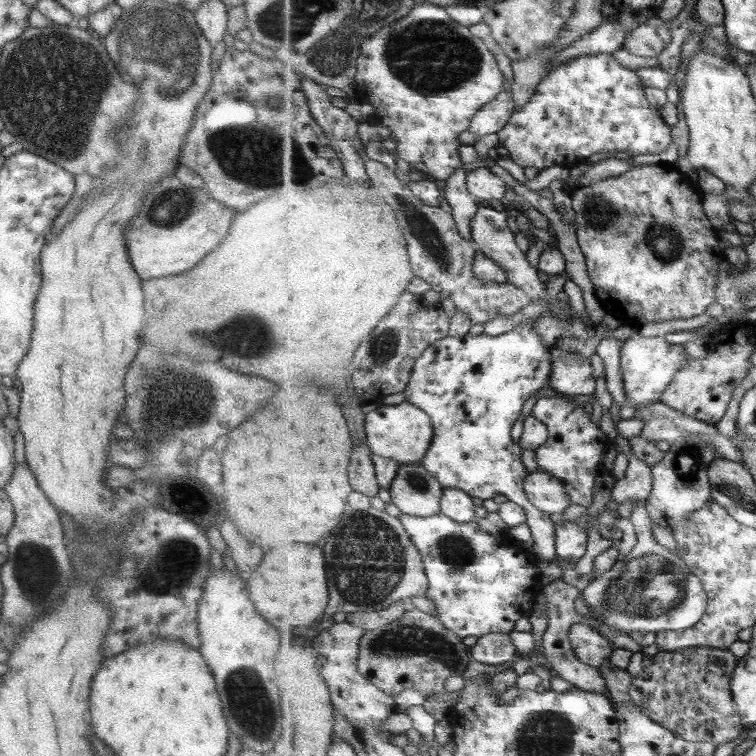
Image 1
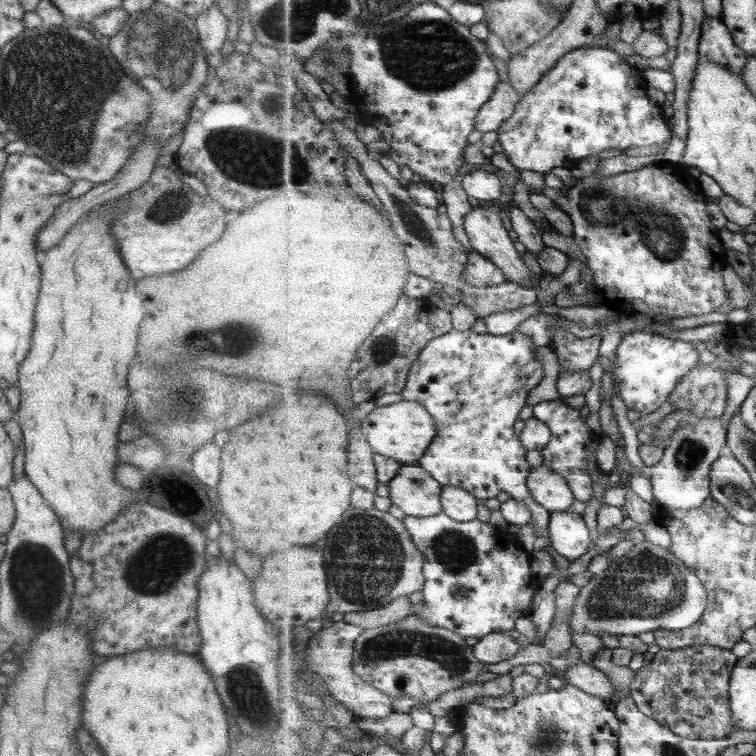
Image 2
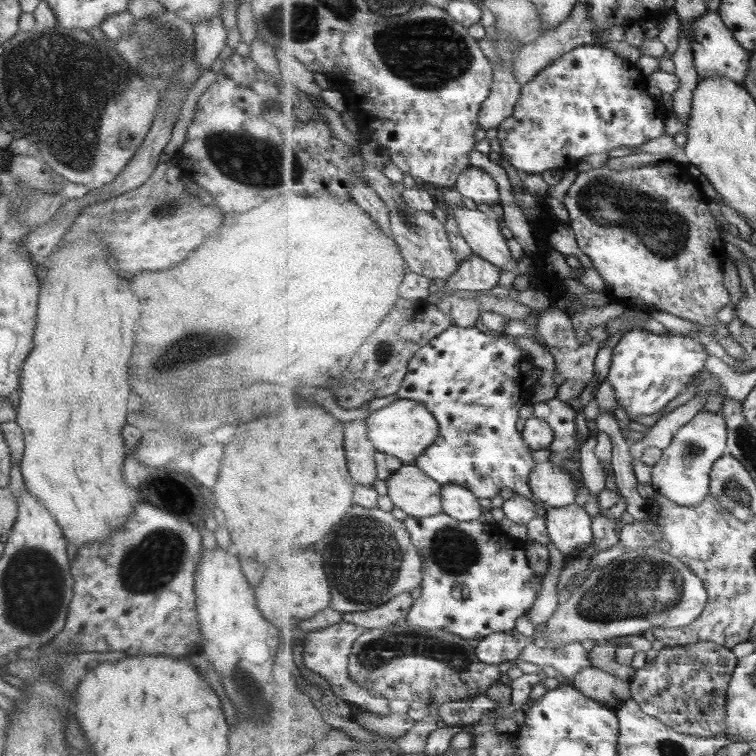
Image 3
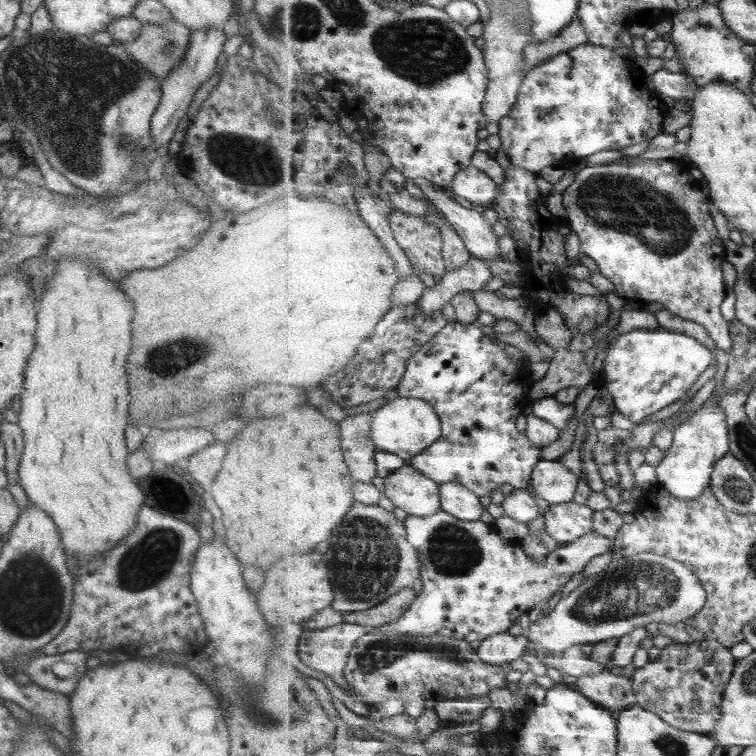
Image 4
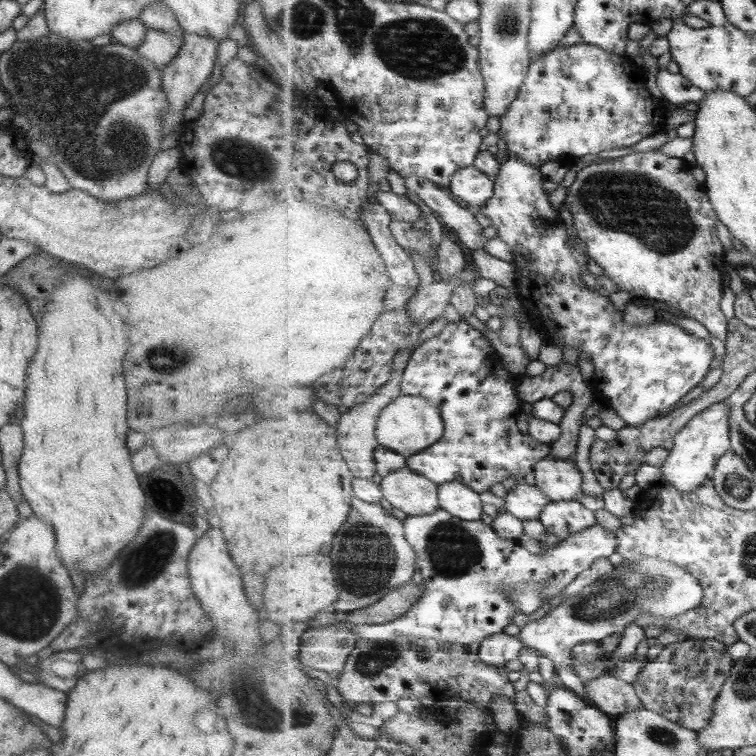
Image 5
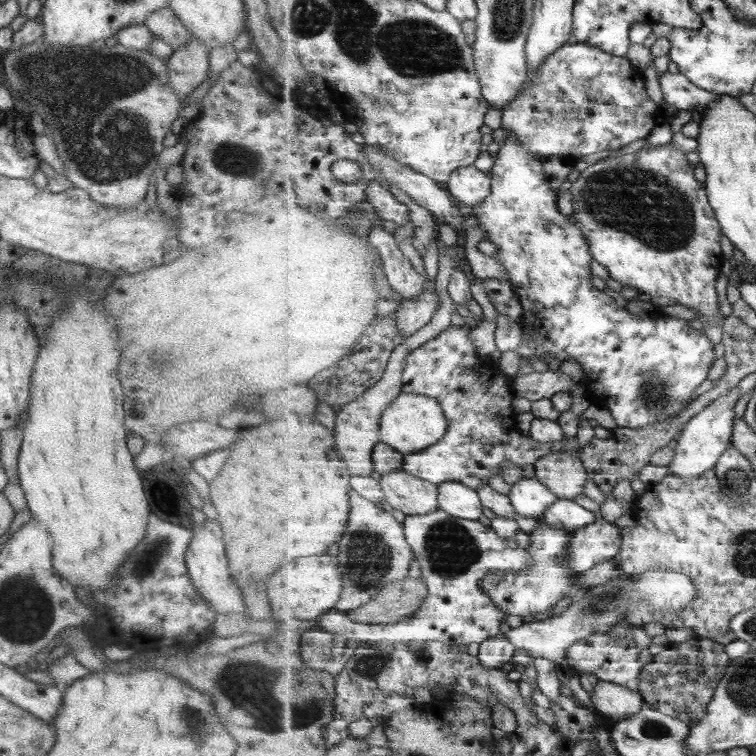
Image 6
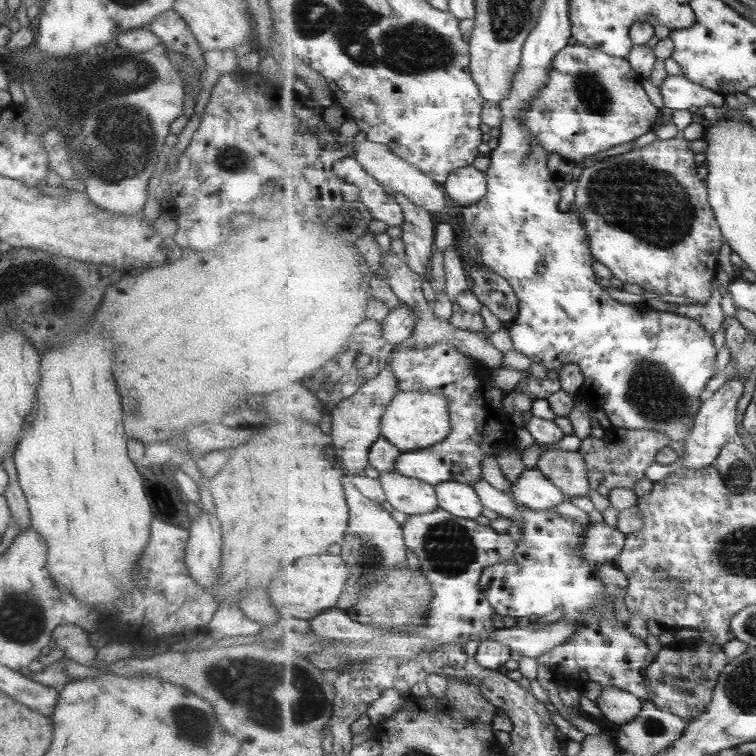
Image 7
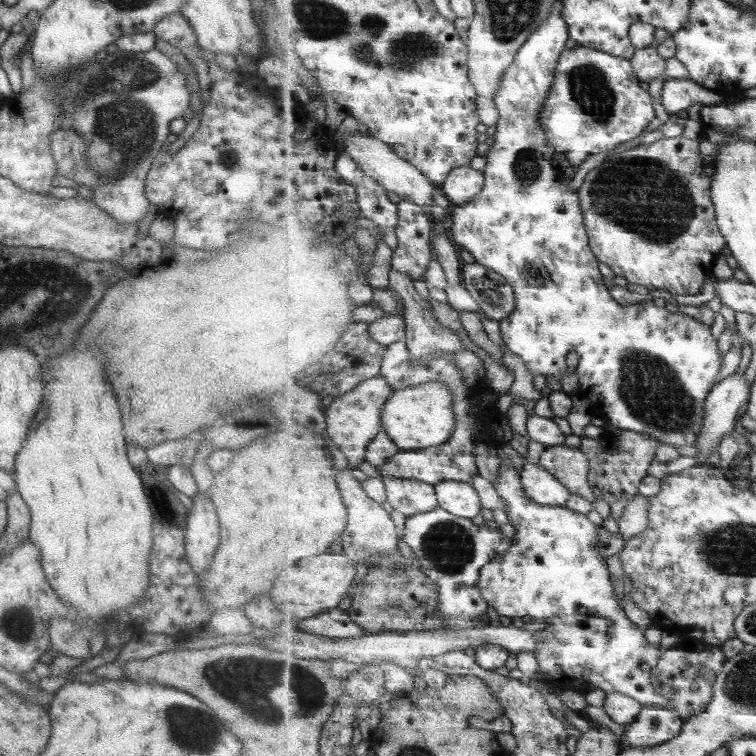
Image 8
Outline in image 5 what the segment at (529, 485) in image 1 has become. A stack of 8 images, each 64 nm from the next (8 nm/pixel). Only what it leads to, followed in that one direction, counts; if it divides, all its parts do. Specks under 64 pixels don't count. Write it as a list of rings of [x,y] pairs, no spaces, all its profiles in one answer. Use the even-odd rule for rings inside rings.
[[[547,457],[537,462],[533,470],[536,485],[552,501],[577,500],[583,486],[583,474],[569,459]]]

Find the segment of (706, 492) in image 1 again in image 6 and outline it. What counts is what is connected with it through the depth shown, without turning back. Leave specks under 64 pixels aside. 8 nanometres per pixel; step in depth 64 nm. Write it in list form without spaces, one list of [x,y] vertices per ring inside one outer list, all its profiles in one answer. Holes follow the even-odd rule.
[[[740,384],[729,389],[723,396],[715,399],[709,406],[698,412],[683,428],[677,447],[675,460],[670,464],[671,474],[684,481],[694,481],[703,473],[714,469],[734,440],[736,405],[740,399]]]

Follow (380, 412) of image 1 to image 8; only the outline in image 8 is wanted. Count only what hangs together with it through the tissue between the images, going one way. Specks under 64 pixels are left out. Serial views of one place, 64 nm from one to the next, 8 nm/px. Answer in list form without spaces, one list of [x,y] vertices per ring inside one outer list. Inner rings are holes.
[[[439,379],[396,390],[384,406],[382,428],[386,430],[401,451],[430,449],[447,444],[456,429],[452,390]]]

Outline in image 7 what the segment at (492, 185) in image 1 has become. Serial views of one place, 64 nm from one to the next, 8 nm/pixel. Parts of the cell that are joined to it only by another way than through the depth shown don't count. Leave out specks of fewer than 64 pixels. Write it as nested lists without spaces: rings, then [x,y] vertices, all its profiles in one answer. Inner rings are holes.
[[[469,166],[459,168],[444,184],[446,193],[457,207],[468,207],[479,202],[489,188],[487,172]]]

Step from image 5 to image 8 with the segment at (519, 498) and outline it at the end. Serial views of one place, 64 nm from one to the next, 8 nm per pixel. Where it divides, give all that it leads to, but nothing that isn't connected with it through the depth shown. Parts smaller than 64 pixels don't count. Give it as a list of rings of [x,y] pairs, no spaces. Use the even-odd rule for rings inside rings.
[[[524,462],[520,473],[526,493],[536,503],[563,506],[572,495],[571,490],[554,474],[549,473],[540,462],[536,464]]]

